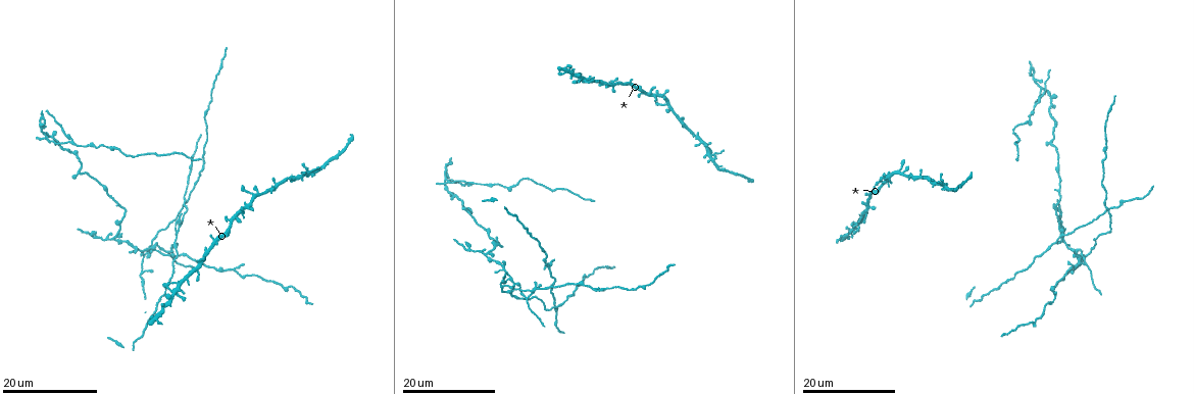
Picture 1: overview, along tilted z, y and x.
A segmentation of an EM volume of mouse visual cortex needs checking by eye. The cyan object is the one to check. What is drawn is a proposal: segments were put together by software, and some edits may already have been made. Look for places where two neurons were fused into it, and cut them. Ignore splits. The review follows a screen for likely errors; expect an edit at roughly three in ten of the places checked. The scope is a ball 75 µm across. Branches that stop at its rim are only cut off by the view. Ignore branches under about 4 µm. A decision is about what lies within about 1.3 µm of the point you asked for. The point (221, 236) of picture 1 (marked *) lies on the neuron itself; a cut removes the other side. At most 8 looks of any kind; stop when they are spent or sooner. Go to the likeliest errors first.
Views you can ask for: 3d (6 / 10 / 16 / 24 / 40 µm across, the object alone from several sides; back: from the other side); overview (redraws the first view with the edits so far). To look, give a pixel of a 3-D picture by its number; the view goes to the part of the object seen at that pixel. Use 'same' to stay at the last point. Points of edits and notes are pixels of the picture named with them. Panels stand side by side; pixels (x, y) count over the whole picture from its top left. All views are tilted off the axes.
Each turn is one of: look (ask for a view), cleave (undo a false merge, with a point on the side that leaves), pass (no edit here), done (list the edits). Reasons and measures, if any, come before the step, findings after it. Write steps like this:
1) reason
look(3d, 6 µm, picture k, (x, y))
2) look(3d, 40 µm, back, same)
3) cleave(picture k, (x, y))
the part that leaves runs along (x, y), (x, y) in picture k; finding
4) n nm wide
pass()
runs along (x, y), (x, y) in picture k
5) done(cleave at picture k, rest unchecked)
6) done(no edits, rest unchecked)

looks like a crossing
look(3d, 24 µm, picture 1, (513, 290))

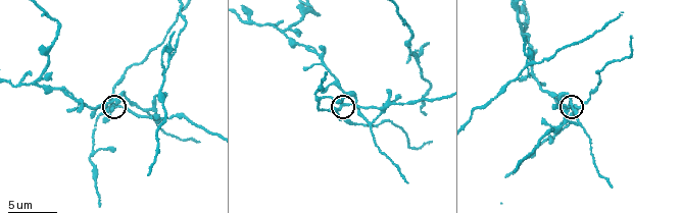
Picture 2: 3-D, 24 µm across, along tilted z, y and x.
zoom in
look(3d, 6 µm, picture 2, (343, 104))

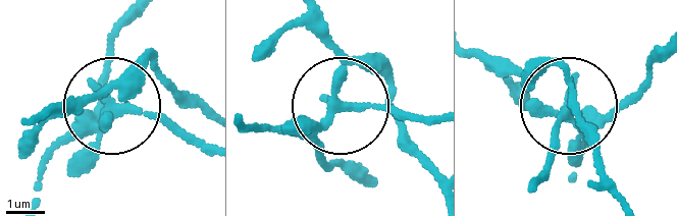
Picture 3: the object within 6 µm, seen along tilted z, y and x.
side arm 45 µm
cleave(picture 3, (90, 78))
two neurons meet here

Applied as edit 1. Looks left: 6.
a narrow waist
look(3d, 16 µm, picture 1, (210, 95))

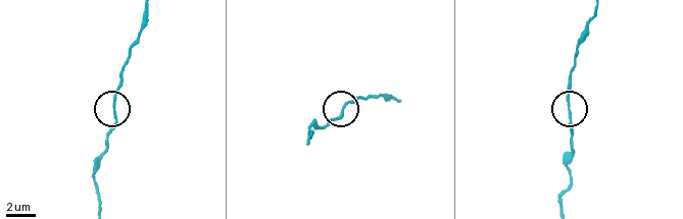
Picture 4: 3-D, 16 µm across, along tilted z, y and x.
zoom in
look(3d, 10 µm, picture 4, (114, 103))

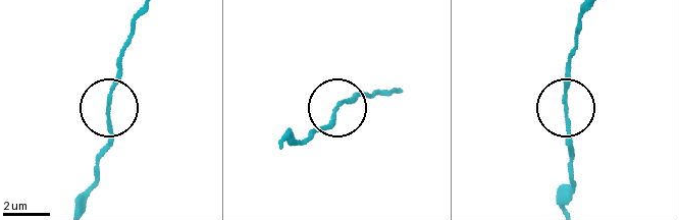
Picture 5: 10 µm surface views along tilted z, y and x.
pass()
all the same neuron

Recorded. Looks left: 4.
done(cleave at picture 3, rest unchecked)

